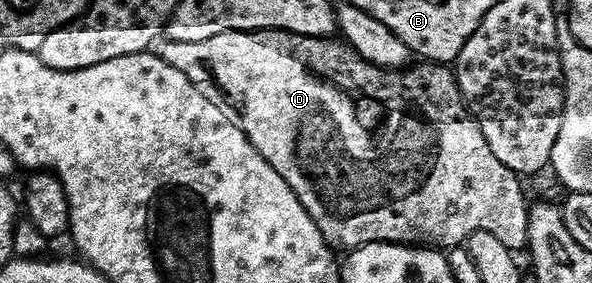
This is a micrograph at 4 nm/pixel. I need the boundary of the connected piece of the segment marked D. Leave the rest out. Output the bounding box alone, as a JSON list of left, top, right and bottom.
[159,30,530,252]

